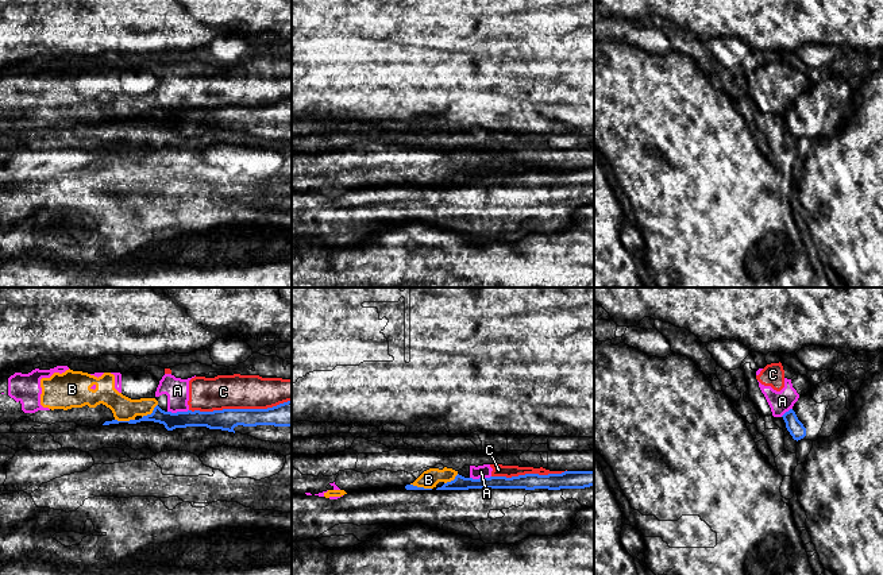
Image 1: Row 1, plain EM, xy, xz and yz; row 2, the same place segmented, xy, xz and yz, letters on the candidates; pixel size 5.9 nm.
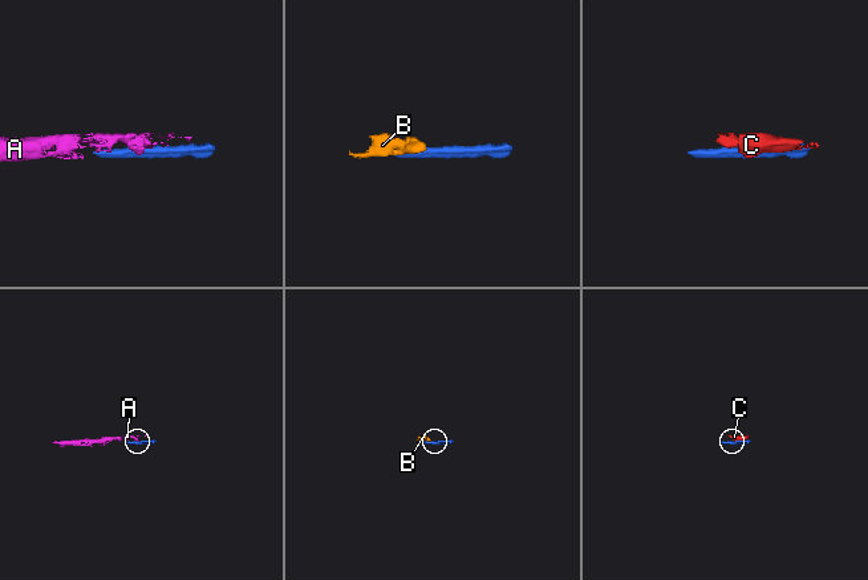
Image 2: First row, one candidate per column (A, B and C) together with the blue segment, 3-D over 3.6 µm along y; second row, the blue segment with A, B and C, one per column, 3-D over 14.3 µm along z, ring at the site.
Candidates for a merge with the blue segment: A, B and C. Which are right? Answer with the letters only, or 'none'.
none

